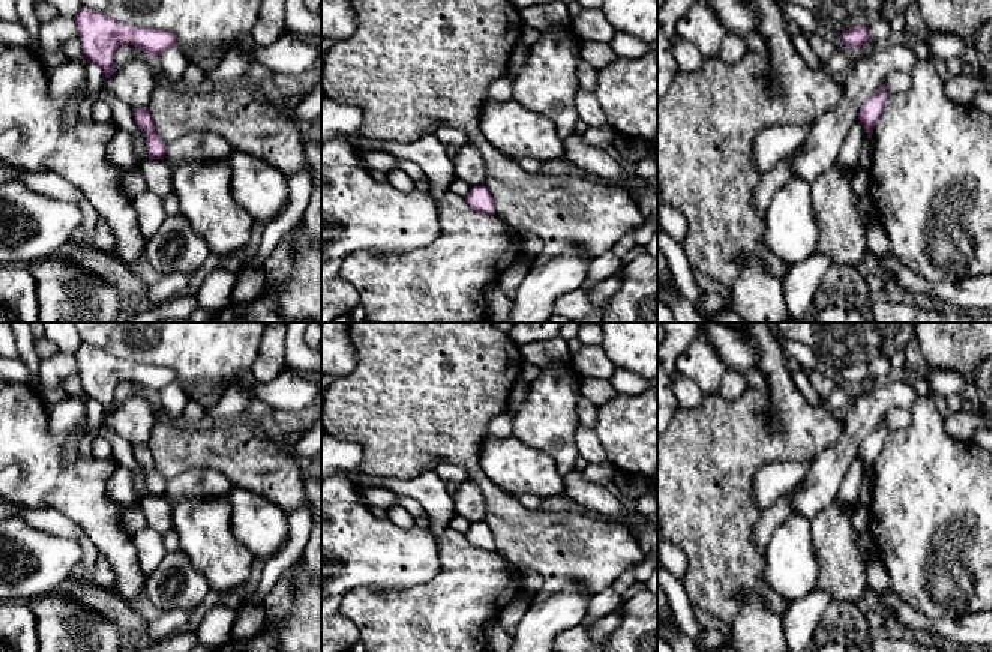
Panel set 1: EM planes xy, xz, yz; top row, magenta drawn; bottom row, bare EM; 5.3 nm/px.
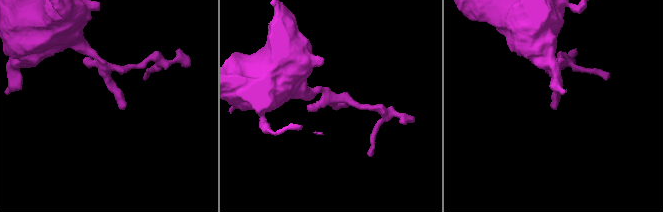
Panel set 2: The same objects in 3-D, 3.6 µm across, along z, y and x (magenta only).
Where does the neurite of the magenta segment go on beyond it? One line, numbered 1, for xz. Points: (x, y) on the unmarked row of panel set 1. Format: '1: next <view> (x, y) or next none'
1: next none

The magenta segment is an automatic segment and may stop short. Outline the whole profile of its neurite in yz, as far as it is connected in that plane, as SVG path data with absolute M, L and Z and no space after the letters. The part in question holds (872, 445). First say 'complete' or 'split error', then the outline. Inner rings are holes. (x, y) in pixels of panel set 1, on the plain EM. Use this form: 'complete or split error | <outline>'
complete | M882 419L878 424L876 430L872 431L861 442L860 449L858 449L858 457L864 463L866 470L870 470L870 472L873 470L873 464L882 451L887 434L888 434L888 428L887 428L885 421Z

